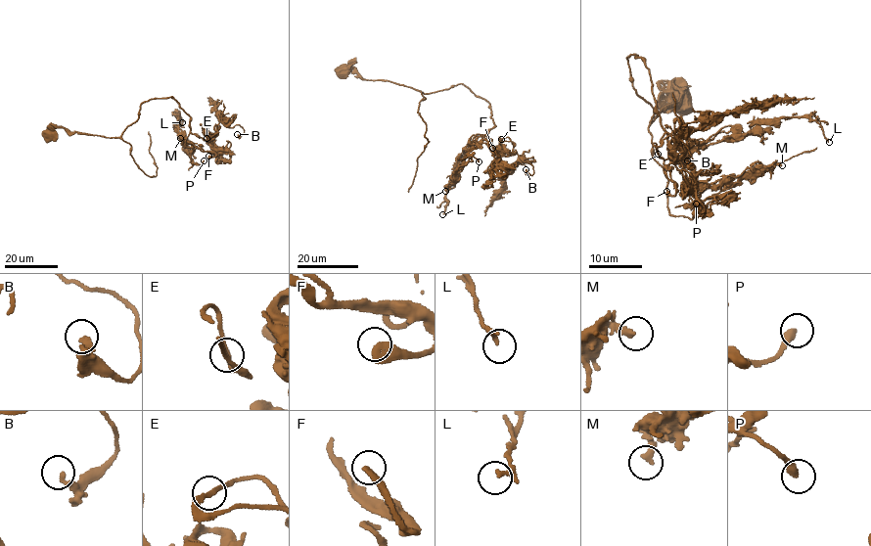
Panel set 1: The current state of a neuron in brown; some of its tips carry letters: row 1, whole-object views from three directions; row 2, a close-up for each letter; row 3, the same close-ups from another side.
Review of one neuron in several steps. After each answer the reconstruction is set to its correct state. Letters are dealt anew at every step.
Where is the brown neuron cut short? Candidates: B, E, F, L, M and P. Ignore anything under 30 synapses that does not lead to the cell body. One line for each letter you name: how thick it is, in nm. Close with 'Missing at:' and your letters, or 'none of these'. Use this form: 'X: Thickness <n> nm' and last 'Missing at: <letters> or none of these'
Missing at: none of these

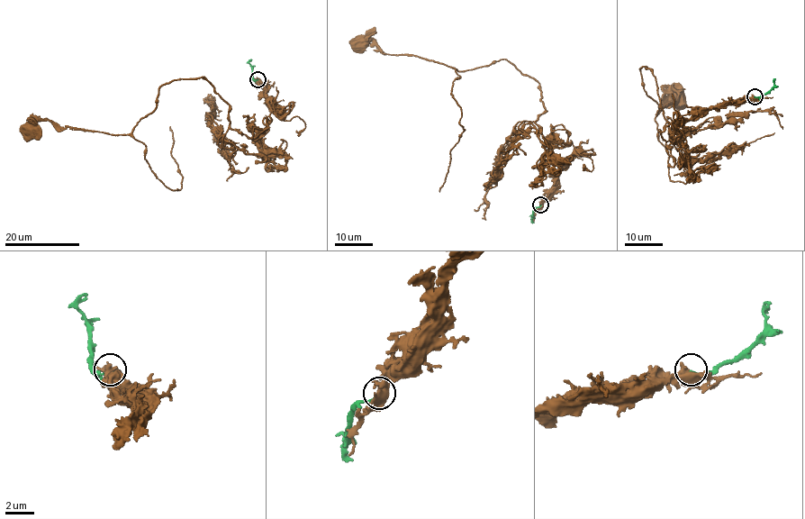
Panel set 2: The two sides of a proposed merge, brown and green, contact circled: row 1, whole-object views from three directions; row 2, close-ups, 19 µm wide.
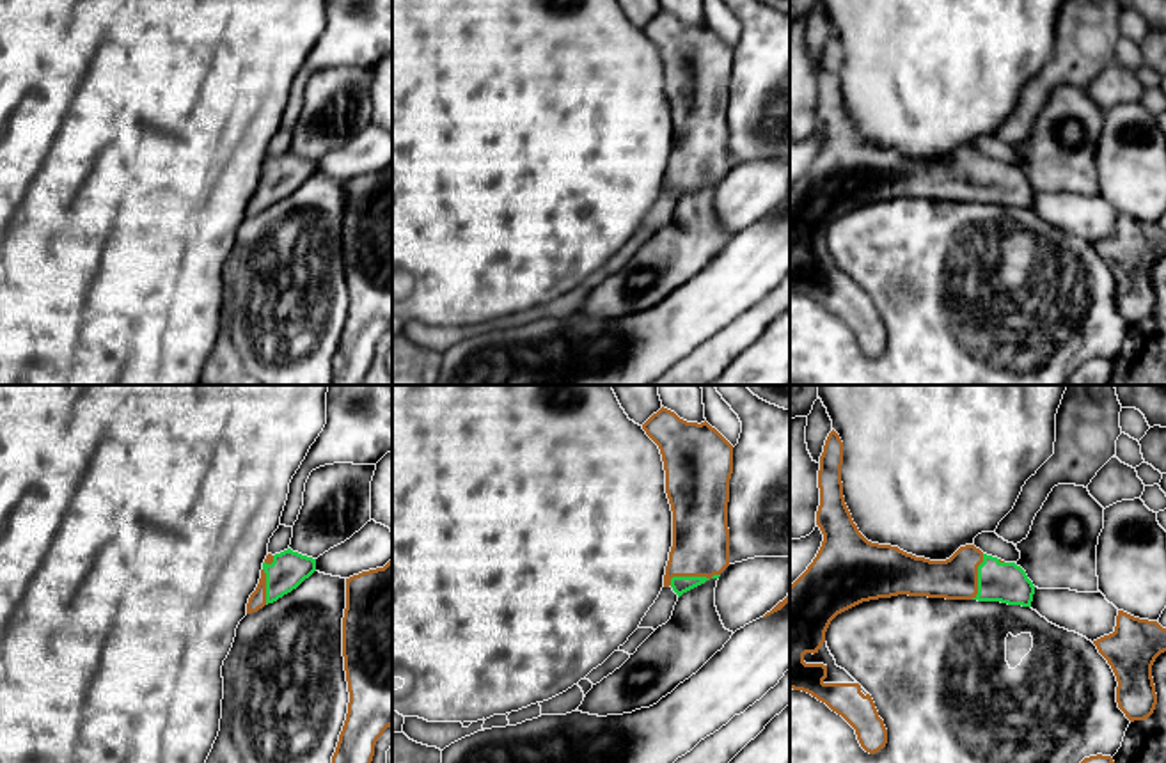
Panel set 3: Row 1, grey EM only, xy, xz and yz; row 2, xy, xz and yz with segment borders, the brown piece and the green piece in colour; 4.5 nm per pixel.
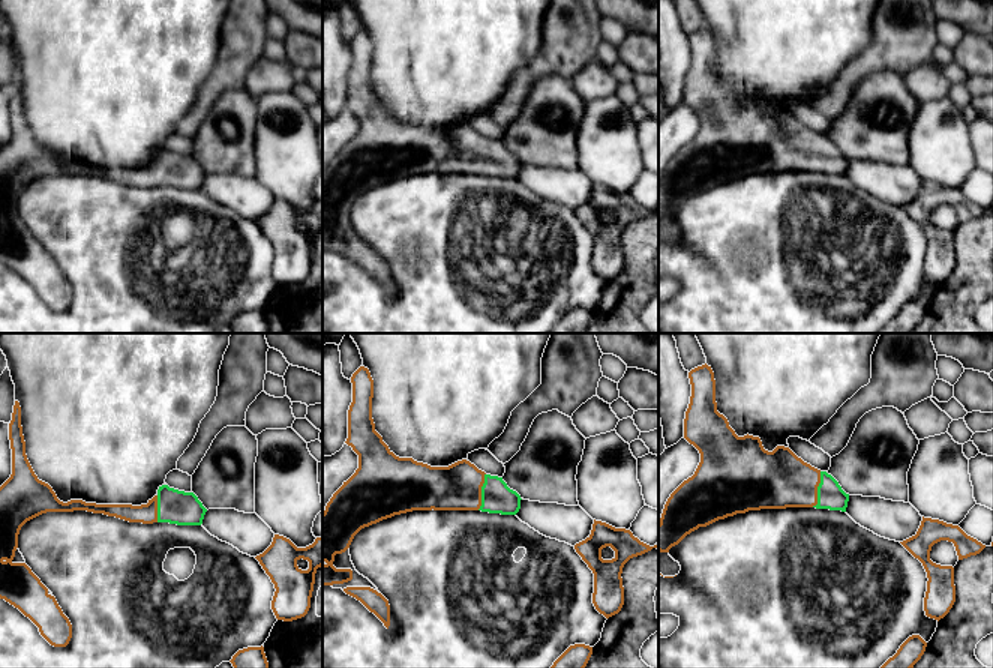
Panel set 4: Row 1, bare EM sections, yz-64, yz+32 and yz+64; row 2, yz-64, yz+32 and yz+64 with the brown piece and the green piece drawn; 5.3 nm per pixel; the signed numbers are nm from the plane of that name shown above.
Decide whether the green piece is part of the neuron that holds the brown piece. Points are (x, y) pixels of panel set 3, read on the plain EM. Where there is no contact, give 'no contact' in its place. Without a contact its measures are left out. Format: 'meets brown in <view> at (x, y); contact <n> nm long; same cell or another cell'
meets brown in xz at (693, 178); contact 240 nm long; same cell

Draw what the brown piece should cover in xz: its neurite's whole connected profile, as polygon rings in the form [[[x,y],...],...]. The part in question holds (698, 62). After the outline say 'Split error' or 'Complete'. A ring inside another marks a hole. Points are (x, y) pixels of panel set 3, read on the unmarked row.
[[[664,9],[642,27],[642,32],[658,48],[664,64],[666,96],[673,114],[673,149],[664,190],[671,188],[680,201],[706,183],[719,181],[729,169],[728,105],[733,48],[706,23],[687,25]]]. Split error

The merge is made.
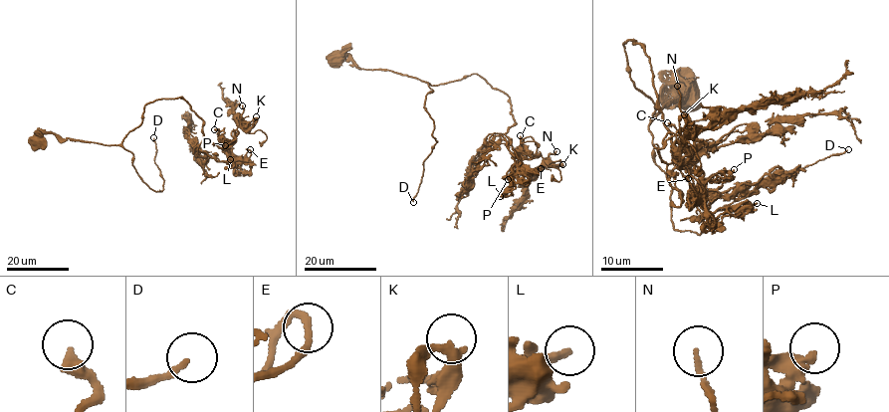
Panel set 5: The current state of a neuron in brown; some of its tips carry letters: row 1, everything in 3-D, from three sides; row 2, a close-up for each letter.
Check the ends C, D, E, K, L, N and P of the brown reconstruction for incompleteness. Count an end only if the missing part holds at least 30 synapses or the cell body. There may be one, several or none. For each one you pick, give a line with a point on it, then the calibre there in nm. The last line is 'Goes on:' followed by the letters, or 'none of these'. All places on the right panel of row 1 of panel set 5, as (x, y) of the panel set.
D: place (848, 149); calibre 160 nm
L: place (757, 203); calibre 260 nm
P: place (734, 169); calibre 320 nm
Goes on: D, L, P

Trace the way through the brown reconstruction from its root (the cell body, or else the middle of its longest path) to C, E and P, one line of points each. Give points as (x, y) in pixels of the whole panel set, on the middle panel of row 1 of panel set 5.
C: (338, 60), (431, 85), (476, 74), (509, 98), (516, 124), (505, 133), (515, 151), (520, 135)
E: (338, 60), (431, 85), (481, 76), (509, 98), (516, 124), (505, 133), (516, 163), (528, 175), (541, 168)
P: (338, 60), (431, 85), (481, 76), (512, 108), (516, 124), (505, 133), (519, 159), (508, 179)

